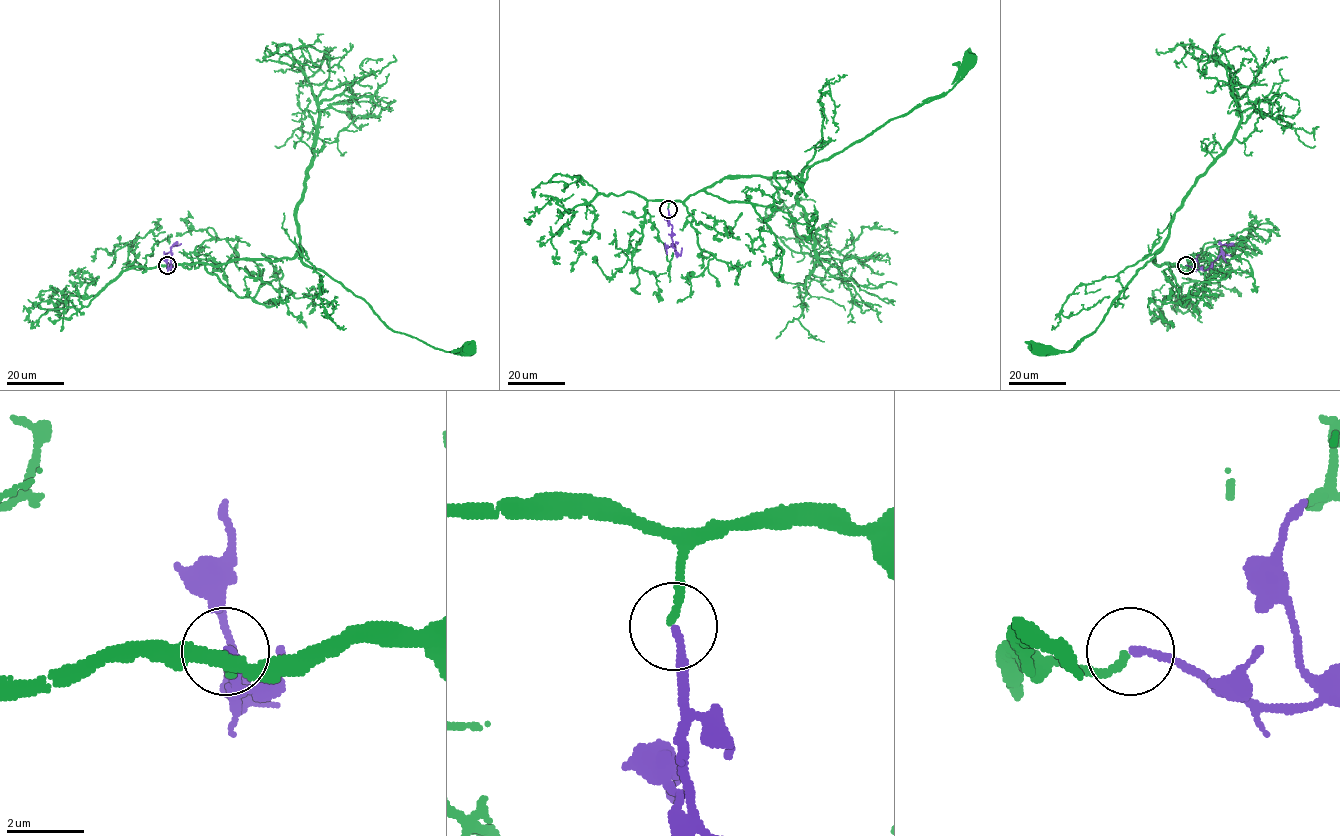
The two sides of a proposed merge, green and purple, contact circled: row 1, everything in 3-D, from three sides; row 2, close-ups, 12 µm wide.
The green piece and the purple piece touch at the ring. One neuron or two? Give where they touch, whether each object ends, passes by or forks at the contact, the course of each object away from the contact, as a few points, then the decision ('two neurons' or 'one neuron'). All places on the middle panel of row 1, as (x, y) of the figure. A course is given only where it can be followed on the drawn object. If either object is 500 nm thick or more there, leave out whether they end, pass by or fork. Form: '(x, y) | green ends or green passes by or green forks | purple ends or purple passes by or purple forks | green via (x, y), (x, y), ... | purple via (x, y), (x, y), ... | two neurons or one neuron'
(668, 209) | green ends | purple ends | green via (667, 209), (671, 202), (685, 201), (732, 176), (800, 178), (807, 167), (946, 94), (969, 62) | purple via (667, 209), (672, 244), (680, 255), (681, 248) | one neuron

